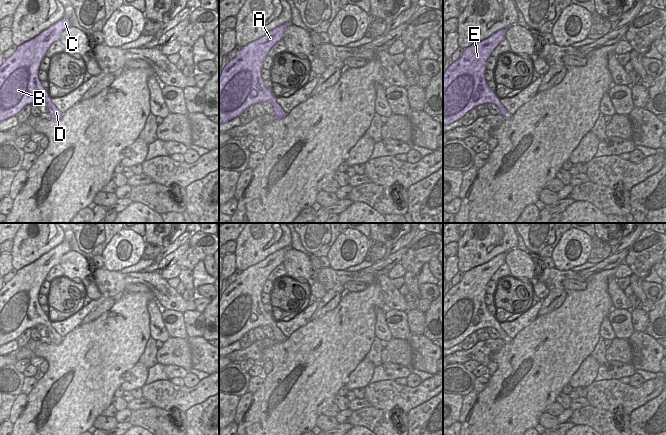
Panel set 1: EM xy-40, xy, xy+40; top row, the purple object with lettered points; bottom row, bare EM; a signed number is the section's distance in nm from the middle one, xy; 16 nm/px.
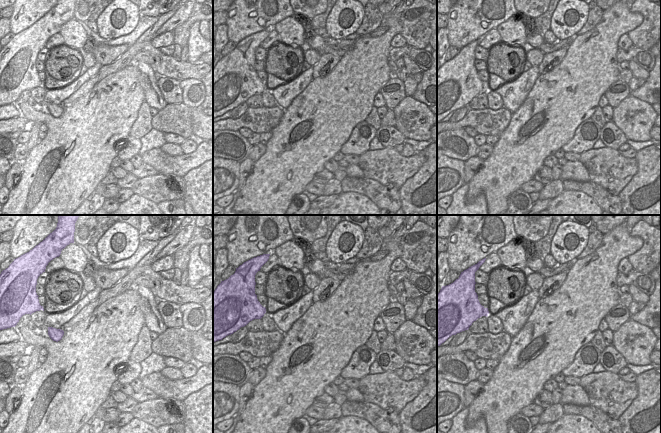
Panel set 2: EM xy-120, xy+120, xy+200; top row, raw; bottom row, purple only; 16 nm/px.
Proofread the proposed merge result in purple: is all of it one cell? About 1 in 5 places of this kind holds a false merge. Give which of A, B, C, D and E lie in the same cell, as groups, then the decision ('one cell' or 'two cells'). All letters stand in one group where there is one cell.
A B C D E | one cell

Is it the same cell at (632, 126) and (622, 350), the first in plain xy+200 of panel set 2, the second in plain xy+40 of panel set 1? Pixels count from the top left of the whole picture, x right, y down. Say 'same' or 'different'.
different

